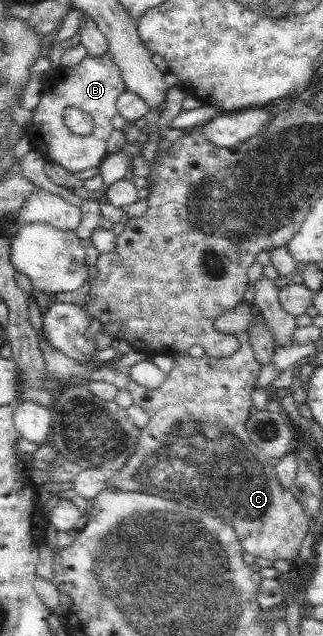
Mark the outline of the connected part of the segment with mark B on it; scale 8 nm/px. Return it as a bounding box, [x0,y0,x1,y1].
[27,53,126,174]

